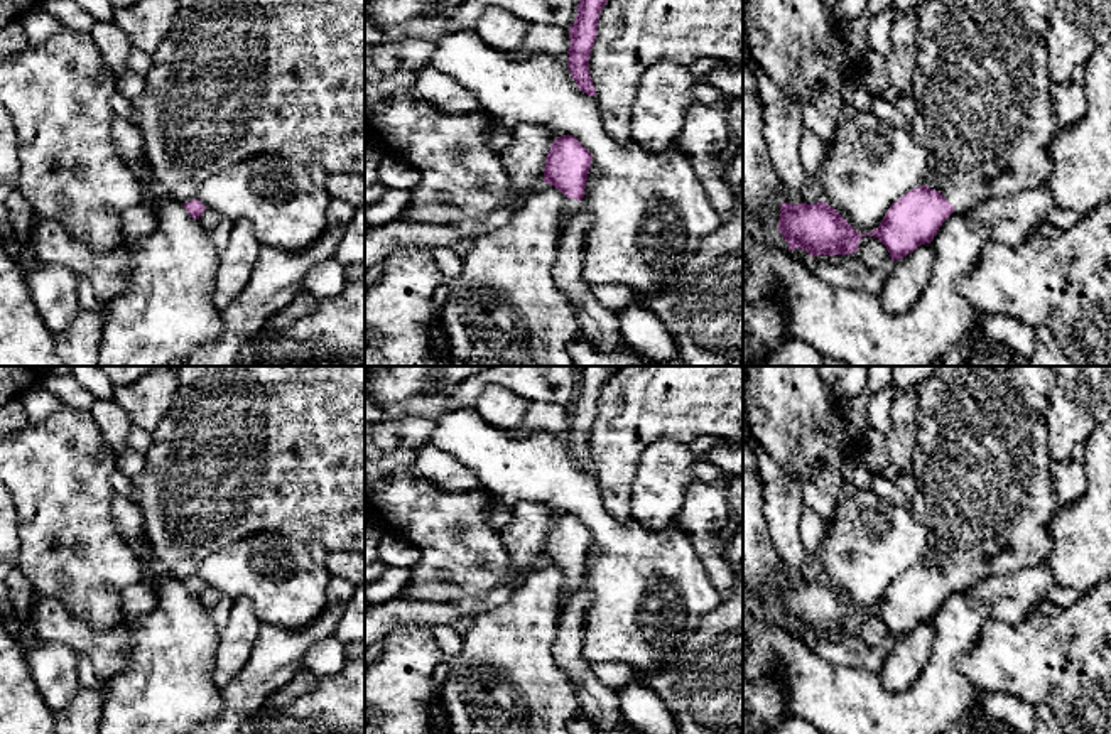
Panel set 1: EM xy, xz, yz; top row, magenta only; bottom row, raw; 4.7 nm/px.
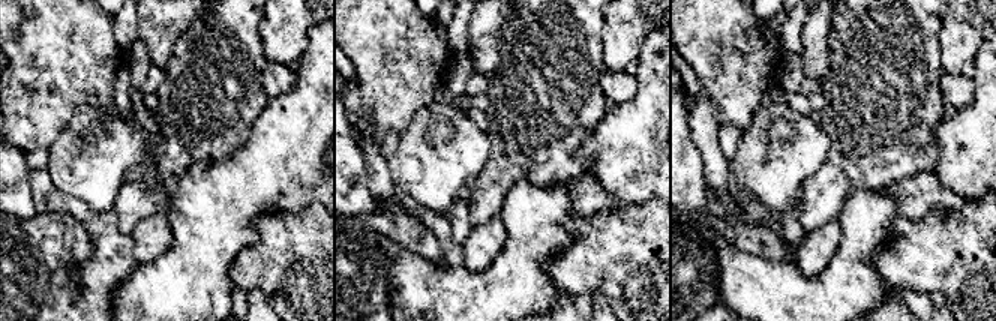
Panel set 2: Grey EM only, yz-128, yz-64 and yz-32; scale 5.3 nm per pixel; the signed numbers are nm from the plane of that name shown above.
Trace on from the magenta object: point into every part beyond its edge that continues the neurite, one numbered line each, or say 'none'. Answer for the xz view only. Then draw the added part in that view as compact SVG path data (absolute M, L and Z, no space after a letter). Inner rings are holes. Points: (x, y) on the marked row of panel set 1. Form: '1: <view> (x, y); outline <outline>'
1: xz (571, 208); outline M567 197L561 219L559 219L561 231L577 214L577 211L579 211L579 201Z

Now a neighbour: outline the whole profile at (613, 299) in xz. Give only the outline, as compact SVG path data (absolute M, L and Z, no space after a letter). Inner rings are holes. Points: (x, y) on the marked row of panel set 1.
M623 285L591 287L591 292L606 312L616 316L633 304L631 290Z

